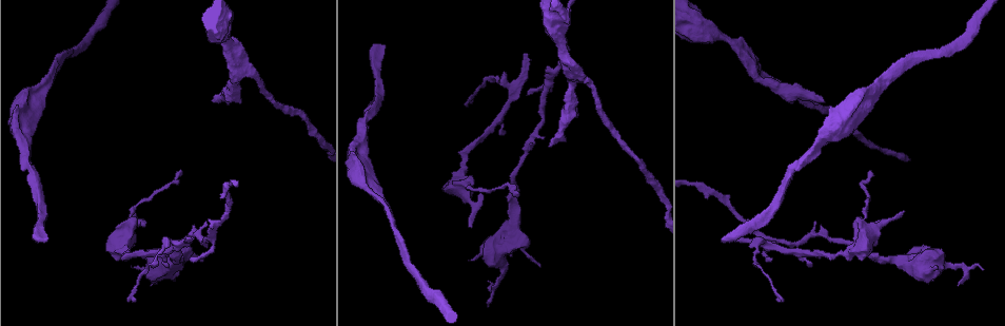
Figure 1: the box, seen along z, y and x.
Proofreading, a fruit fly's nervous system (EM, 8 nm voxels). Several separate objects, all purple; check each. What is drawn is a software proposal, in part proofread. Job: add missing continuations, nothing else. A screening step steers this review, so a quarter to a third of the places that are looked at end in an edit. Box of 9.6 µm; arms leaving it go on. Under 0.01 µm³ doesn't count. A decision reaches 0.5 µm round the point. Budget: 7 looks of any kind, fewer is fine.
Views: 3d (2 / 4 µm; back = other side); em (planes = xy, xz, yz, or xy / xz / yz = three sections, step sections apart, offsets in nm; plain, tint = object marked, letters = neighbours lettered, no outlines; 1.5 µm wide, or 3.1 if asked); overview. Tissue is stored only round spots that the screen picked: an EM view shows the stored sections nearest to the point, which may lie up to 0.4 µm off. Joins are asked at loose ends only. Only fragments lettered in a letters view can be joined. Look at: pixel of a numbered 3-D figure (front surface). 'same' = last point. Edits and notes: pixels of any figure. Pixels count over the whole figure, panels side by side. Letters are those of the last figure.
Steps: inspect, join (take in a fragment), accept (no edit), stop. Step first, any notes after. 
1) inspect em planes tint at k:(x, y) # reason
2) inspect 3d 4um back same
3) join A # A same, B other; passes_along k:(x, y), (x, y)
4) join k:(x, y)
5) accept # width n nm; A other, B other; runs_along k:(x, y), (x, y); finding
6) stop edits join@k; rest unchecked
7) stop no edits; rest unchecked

inspect em 3.1um planes plain at 1:(549, 144)

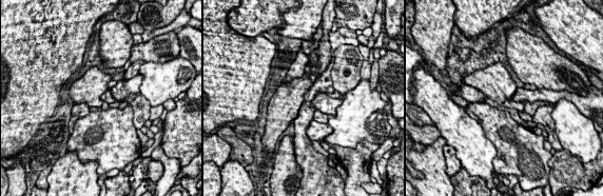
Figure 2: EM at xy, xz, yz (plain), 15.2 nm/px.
inspect em 3.1um planes letters same # see the neighbours

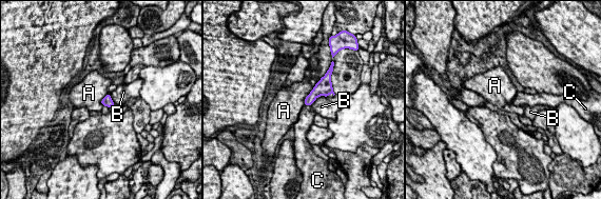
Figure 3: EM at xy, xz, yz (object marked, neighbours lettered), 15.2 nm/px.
join C # width 140 nm; A other, B other, C same; passes_along 3:(316, 92), (308, 104), (306, 117); it goes on there

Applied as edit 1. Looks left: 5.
inspect overview

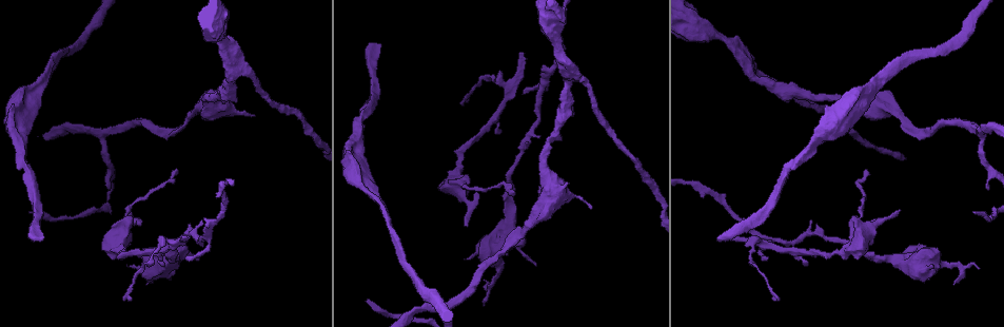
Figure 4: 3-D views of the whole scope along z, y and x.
inspect 3d 2um at 4:(124, 301) # branch stops here

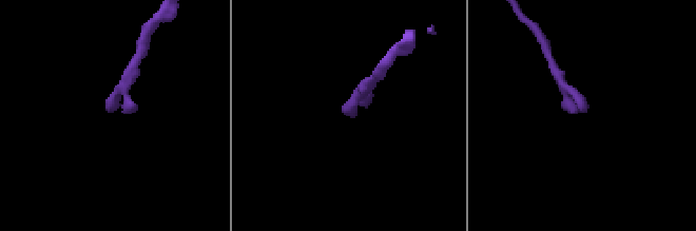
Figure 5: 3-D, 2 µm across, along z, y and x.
inspect em planes letters at 5:(348, 112)

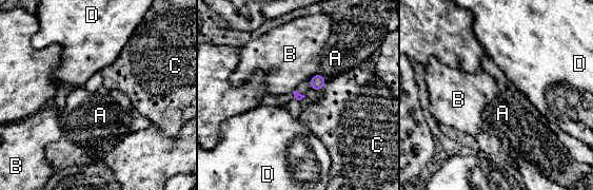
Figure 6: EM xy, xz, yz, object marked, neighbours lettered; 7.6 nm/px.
accept # A other, B other, C other, D other; no lettered fragment goes on from it

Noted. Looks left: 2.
inspect em yz step 4 tint at 4:(178, 170) # thin end

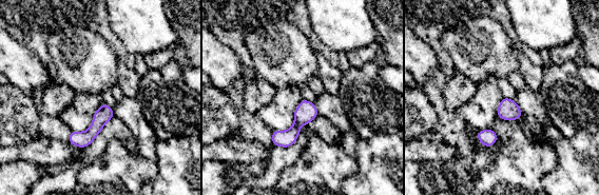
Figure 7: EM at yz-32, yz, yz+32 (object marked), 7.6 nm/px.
inspect em yz step 4 letters same # see the neighbours

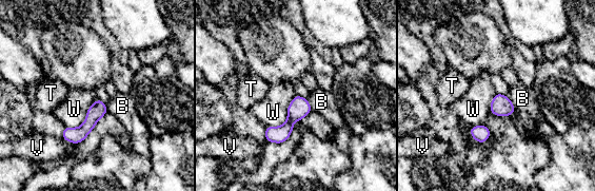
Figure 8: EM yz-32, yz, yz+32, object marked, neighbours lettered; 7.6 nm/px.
accept # B other, T other, V other, W other; no lettered fragment goes on from it

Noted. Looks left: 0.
stop edits join@3; rest unchecked

